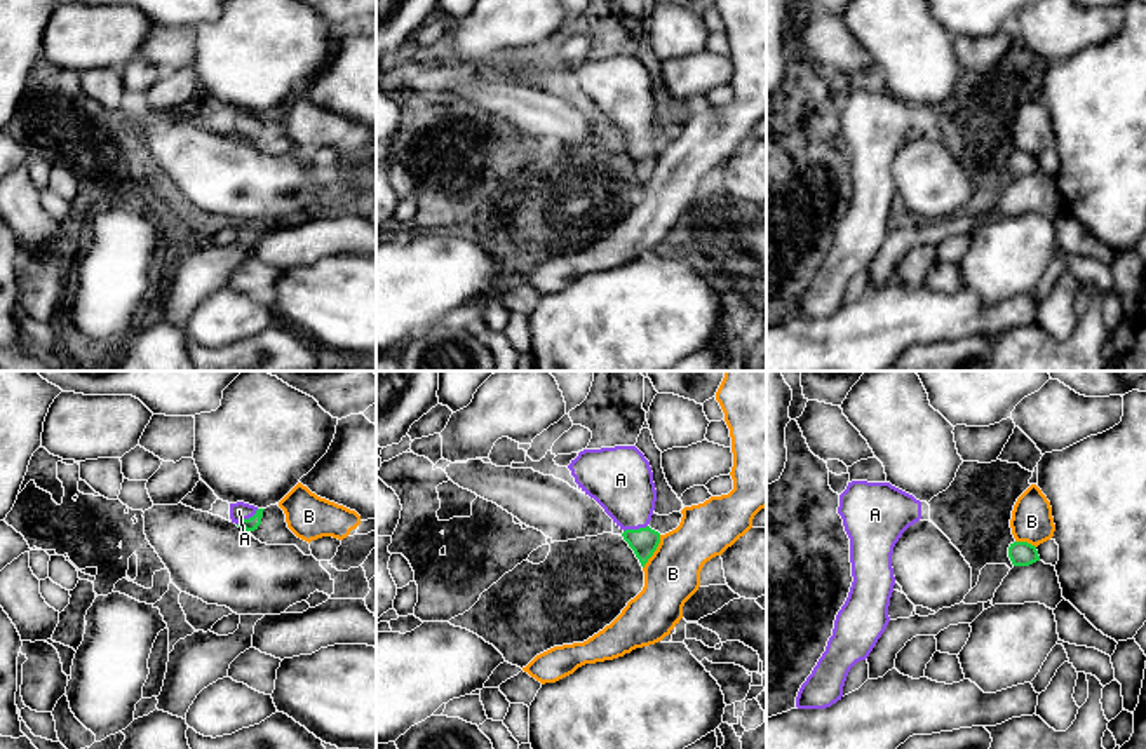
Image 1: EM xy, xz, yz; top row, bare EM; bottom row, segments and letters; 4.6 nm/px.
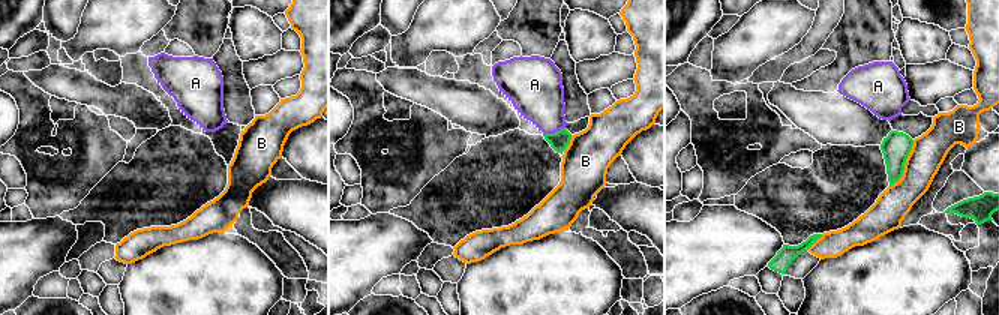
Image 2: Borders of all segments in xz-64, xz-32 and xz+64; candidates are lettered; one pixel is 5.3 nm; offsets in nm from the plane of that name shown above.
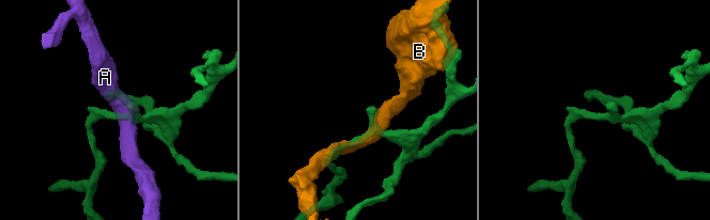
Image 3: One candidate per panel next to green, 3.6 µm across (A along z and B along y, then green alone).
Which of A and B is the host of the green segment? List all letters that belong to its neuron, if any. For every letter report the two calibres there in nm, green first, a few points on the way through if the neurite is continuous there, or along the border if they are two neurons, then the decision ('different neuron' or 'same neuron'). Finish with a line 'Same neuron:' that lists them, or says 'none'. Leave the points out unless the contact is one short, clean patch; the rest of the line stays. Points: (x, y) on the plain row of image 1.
A: calibres 130 and 300 nm; way xz (645, 150), (634, 140), (631, 112), (620, 89); same neuron
B: calibres 130 and 260 nm; different neuron
Same neuron: A

